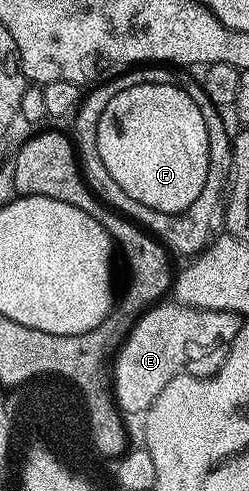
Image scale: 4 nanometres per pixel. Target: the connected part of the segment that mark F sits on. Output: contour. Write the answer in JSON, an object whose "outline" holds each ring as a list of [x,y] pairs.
{"outline":[[[141,84],[121,93],[112,91],[109,96],[107,105],[99,112],[93,143],[101,154],[101,162],[105,162],[105,170],[109,170],[113,177],[113,182],[117,182],[117,186],[121,186],[129,198],[153,210],[179,212],[191,206],[205,185],[209,145],[205,122],[195,118],[198,117],[197,105],[186,94],[184,87],[178,84]]]}

